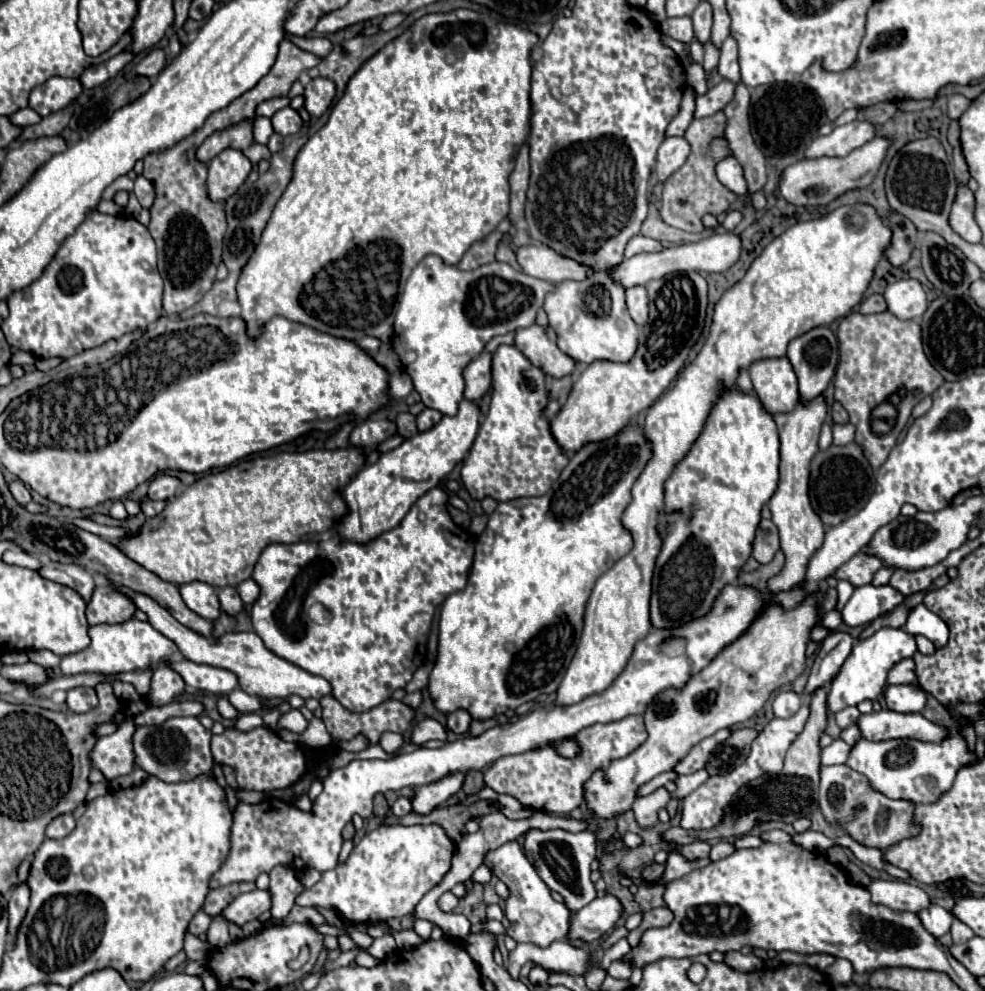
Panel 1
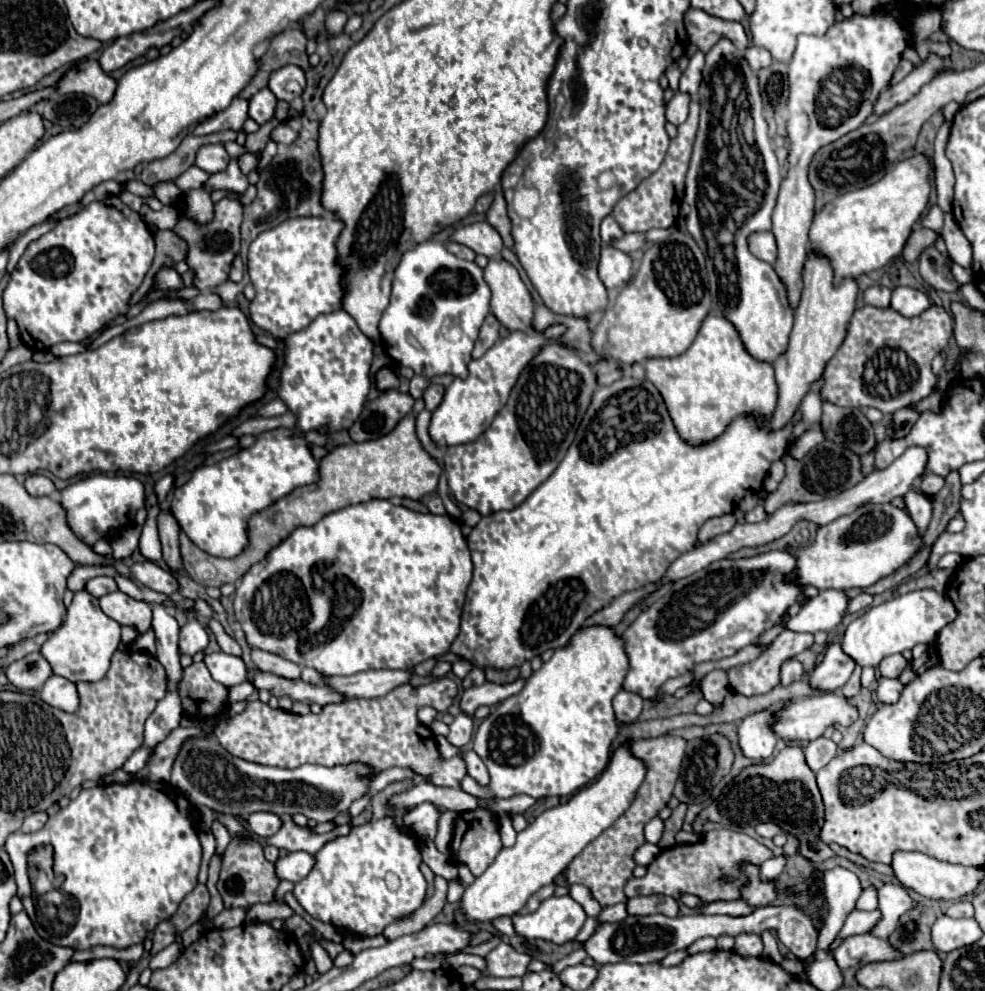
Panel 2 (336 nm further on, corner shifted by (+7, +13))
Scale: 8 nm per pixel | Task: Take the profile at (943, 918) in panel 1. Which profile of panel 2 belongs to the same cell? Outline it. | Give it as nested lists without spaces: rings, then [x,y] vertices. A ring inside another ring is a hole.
[[[884,884],[878,890],[878,898],[880,898],[880,910],[884,914],[882,922],[872,930],[872,934],[876,938],[888,940],[888,936],[894,932],[894,928],[898,926],[898,918],[910,910],[914,906],[914,900],[908,896],[906,888],[902,884]]]

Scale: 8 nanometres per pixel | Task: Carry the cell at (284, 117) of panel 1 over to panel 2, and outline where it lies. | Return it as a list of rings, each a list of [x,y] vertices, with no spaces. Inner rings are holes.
[[[262,88],[260,92],[256,92],[250,100],[248,100],[250,108],[248,108],[248,116],[252,120],[256,120],[258,124],[268,122],[274,116],[274,108],[276,108],[276,96],[272,96],[272,92],[268,88]]]

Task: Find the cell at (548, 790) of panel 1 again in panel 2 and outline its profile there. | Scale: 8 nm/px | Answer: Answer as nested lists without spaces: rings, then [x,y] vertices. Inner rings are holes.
[[[620,690],[616,696],[614,696],[614,712],[616,712],[616,720],[618,722],[624,722],[624,724],[630,724],[634,722],[640,712],[642,712],[642,698],[638,694],[632,694],[628,690]]]

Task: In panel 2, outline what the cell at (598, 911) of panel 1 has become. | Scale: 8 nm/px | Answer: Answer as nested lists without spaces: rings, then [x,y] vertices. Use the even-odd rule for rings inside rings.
[[[550,896],[532,914],[514,914],[514,932],[522,938],[542,938],[554,944],[566,944],[576,938],[584,926],[586,912],[570,896]]]

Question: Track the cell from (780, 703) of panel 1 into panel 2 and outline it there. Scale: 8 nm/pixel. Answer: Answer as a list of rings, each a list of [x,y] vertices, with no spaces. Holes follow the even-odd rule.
[[[792,658],[792,660],[786,660],[782,664],[782,672],[780,674],[782,674],[782,684],[792,684],[792,682],[804,678],[804,668],[796,658]]]

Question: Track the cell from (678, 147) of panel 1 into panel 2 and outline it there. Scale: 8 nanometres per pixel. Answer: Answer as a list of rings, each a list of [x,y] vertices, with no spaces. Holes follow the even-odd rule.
[[[676,92],[672,96],[672,100],[668,102],[666,106],[666,118],[672,122],[672,124],[682,124],[686,118],[688,118],[688,104],[690,104],[690,94],[684,94],[684,92]]]

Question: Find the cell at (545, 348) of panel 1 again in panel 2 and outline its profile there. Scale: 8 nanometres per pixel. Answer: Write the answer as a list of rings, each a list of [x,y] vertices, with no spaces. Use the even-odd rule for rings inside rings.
[[[488,260],[484,280],[492,290],[490,310],[508,330],[528,328],[532,332],[534,302],[518,270],[506,260]]]

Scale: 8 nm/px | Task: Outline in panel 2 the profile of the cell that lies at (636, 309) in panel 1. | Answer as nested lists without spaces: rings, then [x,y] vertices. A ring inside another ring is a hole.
[[[604,248],[600,252],[598,276],[610,292],[620,290],[632,280],[632,258],[616,248]]]

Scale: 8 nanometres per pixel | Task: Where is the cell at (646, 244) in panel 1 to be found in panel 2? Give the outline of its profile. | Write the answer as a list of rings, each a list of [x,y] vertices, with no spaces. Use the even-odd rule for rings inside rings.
[[[606,216],[602,222],[600,222],[600,236],[604,242],[612,240],[612,238],[622,238],[624,232],[622,228],[616,224],[616,220],[612,220],[612,216]]]

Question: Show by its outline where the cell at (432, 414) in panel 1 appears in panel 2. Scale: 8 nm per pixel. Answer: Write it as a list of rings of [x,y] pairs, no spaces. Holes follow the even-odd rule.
[[[430,384],[428,388],[426,388],[426,392],[424,392],[424,402],[426,402],[426,410],[436,410],[438,408],[438,404],[442,402],[442,398],[444,398],[444,386],[440,386],[440,384]]]

